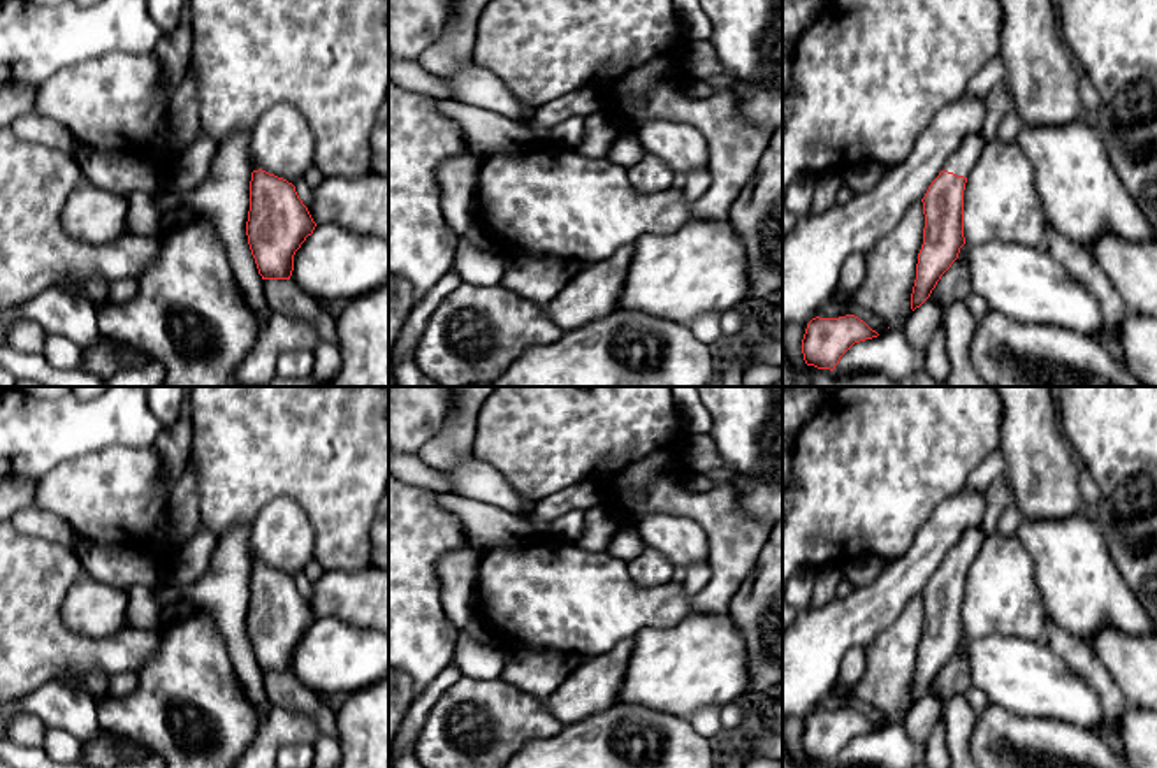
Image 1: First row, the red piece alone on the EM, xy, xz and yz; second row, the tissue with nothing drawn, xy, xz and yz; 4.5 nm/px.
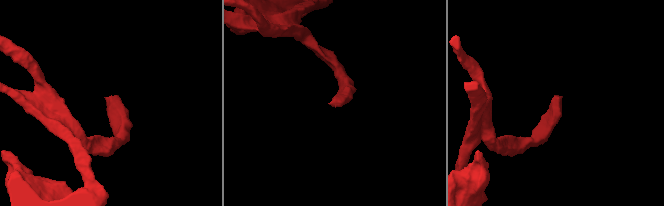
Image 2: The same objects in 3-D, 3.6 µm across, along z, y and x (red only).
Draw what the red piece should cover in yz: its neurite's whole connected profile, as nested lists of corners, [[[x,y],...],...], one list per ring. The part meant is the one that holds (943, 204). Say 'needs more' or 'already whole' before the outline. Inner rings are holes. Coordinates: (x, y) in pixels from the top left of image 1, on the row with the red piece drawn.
needs more; [[[981,130],[965,137],[921,199],[925,228],[911,293],[913,311],[930,297],[941,276],[958,258],[960,248],[965,244],[964,190],[985,146]]]

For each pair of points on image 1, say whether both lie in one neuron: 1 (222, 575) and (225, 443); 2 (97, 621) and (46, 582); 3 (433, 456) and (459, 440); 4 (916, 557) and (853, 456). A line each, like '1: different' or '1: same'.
1: different
2: different
3: same
4: different

